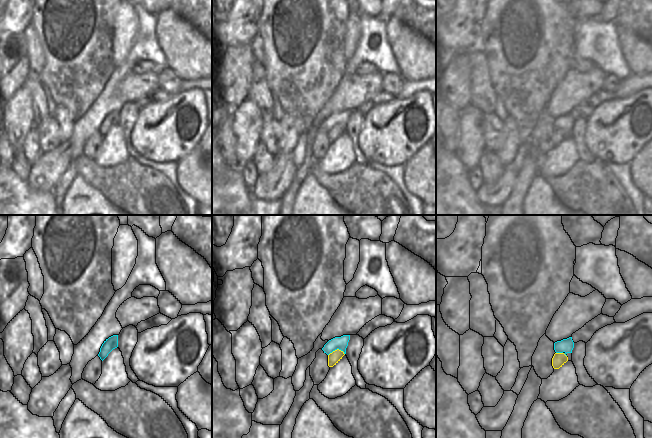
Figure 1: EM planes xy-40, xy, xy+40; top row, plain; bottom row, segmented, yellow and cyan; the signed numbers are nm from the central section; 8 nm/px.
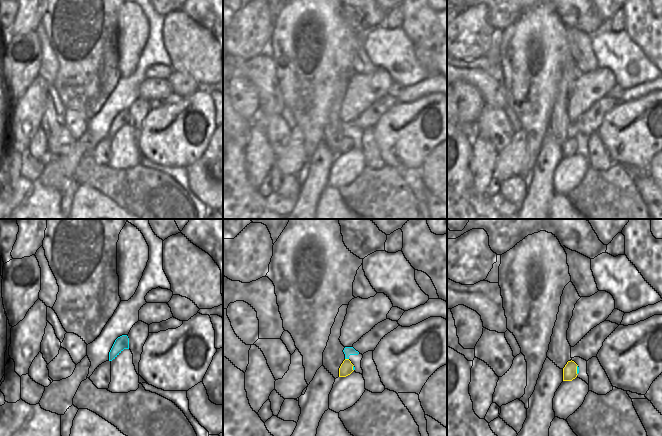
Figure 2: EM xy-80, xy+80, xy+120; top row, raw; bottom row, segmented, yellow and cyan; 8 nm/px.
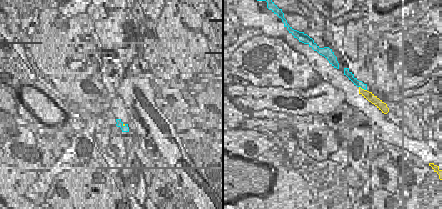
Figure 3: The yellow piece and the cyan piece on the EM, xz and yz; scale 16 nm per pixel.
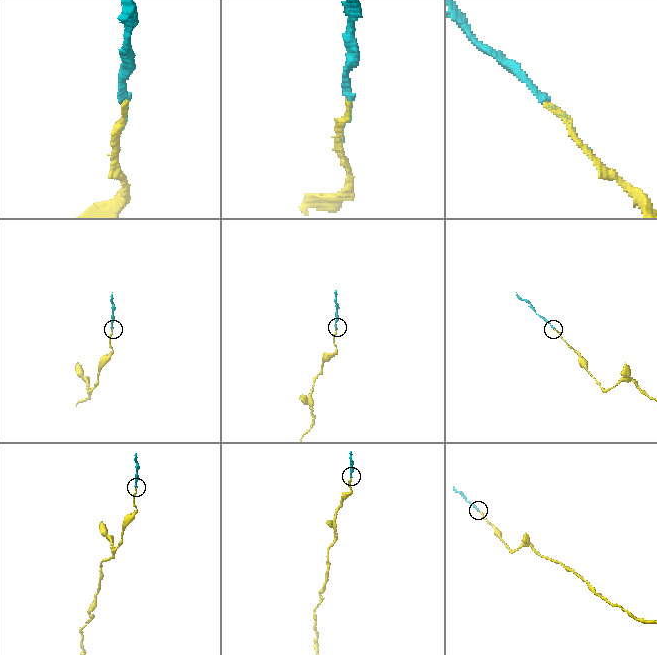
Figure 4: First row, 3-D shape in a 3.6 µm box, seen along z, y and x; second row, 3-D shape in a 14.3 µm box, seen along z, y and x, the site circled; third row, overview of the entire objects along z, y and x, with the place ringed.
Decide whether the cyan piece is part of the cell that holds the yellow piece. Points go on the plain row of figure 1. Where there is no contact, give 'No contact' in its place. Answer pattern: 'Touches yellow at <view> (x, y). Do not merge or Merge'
Touches yellow at xy (337, 125). Merge

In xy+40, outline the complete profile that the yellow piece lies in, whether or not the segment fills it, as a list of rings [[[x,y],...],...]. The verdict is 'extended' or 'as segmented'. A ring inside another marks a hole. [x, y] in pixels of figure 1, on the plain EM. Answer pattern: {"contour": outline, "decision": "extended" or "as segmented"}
{"contour": [[[572,113],[554,119],[554,126],[556,128],[552,134],[552,142],[554,145],[559,145],[568,137],[566,130],[572,129],[573,124],[574,118]]], "decision": "extended"}

